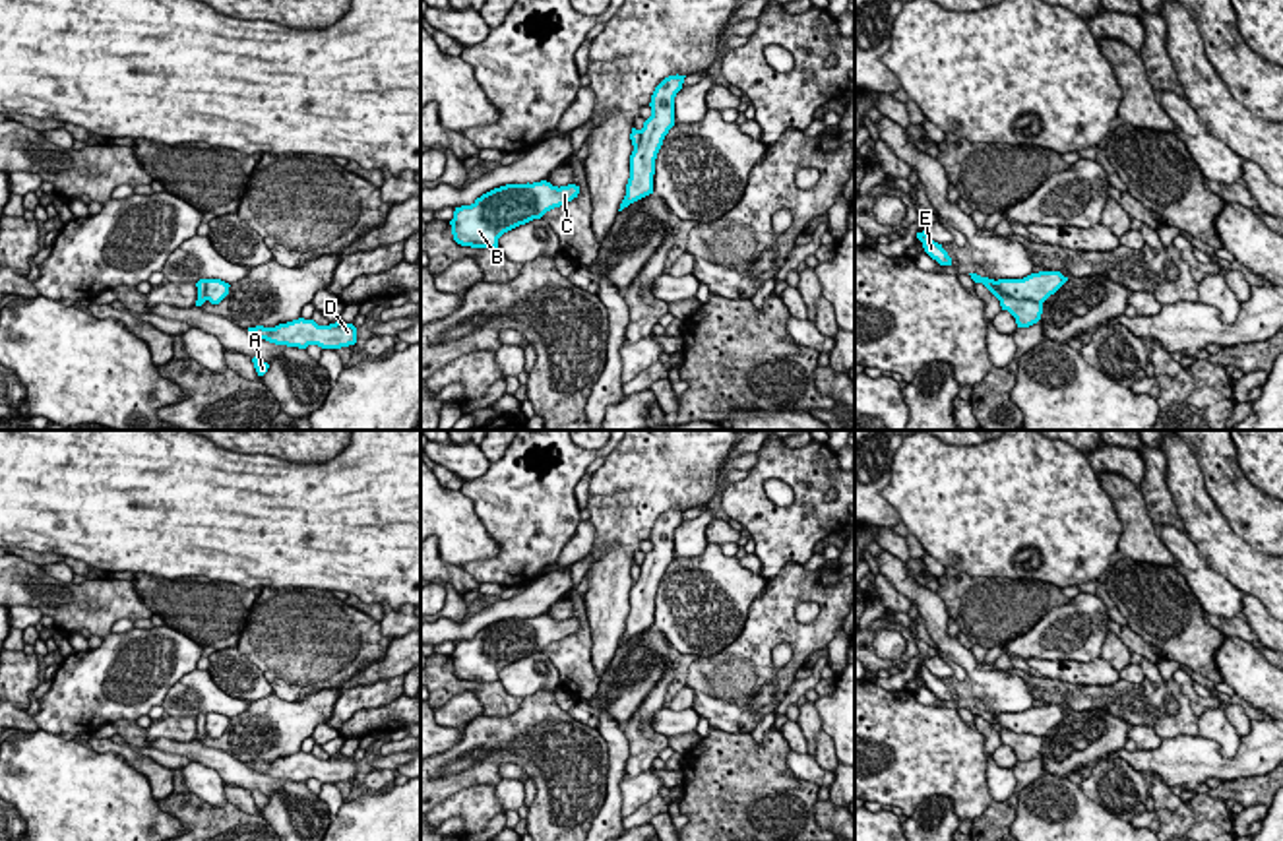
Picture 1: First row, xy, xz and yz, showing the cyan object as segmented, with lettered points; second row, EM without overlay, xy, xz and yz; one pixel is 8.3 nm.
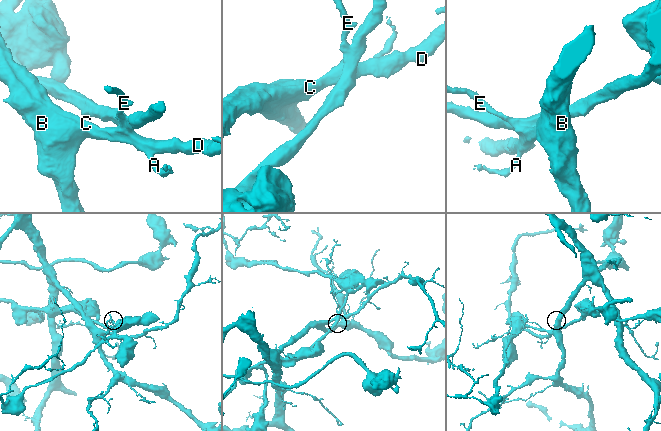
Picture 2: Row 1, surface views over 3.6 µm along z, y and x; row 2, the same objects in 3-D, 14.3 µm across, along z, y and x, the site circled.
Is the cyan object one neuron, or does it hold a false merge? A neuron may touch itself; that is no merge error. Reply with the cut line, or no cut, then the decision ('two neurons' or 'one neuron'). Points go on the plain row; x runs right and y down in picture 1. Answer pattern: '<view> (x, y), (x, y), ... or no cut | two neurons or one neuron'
yz (997, 731), (1026, 731), (1041, 737) | two neurons

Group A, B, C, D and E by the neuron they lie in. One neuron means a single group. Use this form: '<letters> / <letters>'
A B C D / E

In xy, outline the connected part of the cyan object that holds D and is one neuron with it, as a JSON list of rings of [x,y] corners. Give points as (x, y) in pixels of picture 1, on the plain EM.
[[[298,752],[275,762],[248,762],[248,765],[258,773],[298,783],[306,783],[308,779],[341,783],[357,777],[357,762],[343,756],[318,760],[314,754]]]

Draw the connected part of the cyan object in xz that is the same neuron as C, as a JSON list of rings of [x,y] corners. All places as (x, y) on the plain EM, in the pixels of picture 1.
[[[547,614],[533,618],[506,618],[494,622],[471,639],[455,641],[452,659],[454,674],[471,682],[498,682],[498,672],[547,645],[578,632],[579,620],[552,620]]]

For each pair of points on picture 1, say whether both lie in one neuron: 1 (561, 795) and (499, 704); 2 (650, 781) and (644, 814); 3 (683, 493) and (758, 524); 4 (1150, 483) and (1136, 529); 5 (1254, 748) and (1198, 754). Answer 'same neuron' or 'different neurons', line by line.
1: different neurons
2: different neurons
3: different neurons
4: different neurons
5: same neuron

